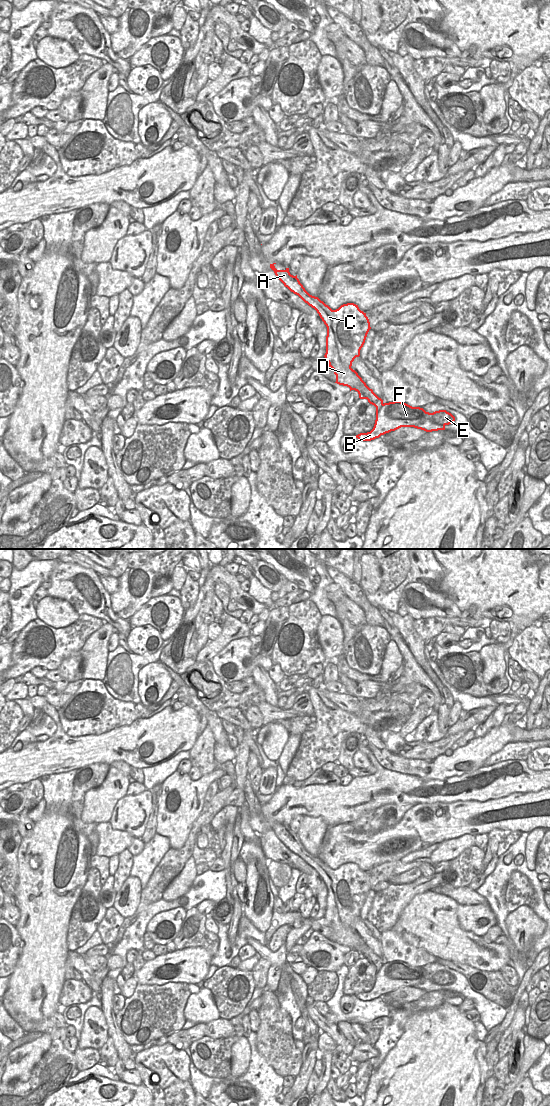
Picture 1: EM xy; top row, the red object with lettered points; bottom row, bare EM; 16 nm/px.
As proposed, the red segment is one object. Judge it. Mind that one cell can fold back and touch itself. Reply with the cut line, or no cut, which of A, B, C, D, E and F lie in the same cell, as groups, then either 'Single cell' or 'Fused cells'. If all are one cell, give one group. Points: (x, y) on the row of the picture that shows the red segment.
Split along xy (383, 404), (376, 413). Groups: A C D / B E F. Fused cells

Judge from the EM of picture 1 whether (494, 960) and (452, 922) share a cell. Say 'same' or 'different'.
same

